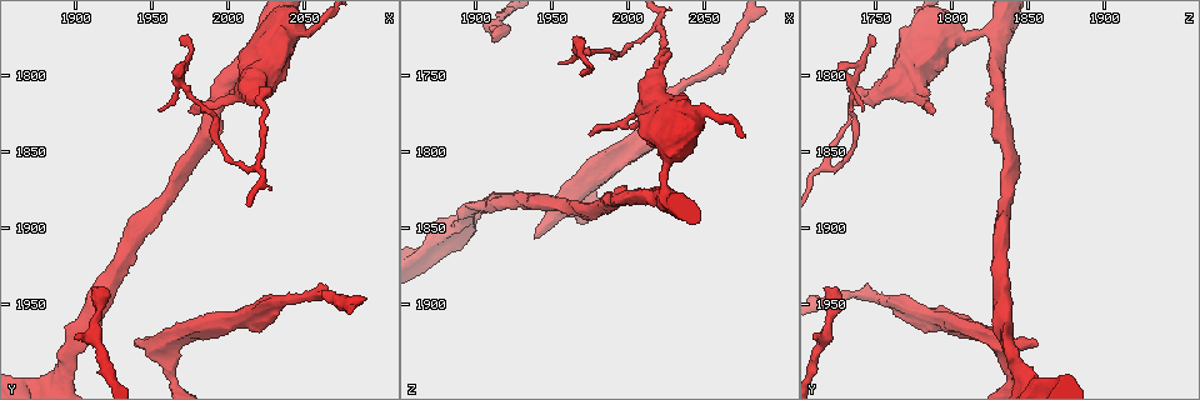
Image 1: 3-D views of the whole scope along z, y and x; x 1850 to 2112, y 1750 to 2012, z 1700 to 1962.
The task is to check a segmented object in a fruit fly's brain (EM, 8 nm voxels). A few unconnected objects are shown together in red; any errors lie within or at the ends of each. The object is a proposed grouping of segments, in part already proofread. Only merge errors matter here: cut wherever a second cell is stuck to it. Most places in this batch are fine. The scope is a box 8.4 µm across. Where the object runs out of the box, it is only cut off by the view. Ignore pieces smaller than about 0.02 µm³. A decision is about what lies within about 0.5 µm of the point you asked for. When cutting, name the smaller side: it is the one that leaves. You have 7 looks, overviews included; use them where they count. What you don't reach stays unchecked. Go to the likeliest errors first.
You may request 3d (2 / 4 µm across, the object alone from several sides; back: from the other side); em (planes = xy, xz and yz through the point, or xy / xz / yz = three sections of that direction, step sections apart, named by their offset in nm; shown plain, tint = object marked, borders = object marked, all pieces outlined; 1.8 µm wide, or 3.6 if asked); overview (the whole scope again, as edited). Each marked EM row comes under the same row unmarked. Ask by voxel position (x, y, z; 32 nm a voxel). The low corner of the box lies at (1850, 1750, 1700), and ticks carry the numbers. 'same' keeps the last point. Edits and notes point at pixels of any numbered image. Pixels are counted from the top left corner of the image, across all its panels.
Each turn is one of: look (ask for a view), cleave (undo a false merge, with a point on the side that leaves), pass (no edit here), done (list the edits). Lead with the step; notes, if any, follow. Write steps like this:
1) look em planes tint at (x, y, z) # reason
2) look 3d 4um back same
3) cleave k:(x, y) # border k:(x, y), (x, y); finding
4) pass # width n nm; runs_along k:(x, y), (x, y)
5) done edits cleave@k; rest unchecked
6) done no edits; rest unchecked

look 3d 4um at (1970, 1806, 1736)

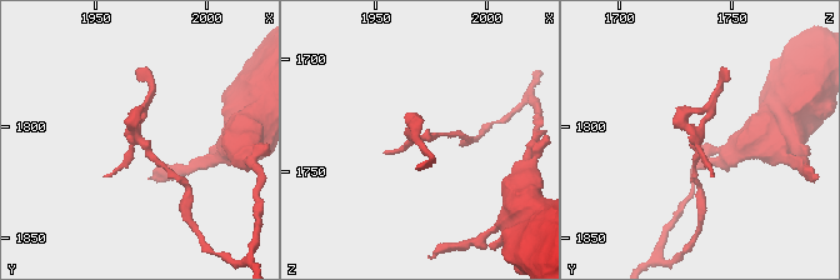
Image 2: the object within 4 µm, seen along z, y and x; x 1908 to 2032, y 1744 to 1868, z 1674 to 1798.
look em xz step 16 borders at (1968, 1805, 1736)

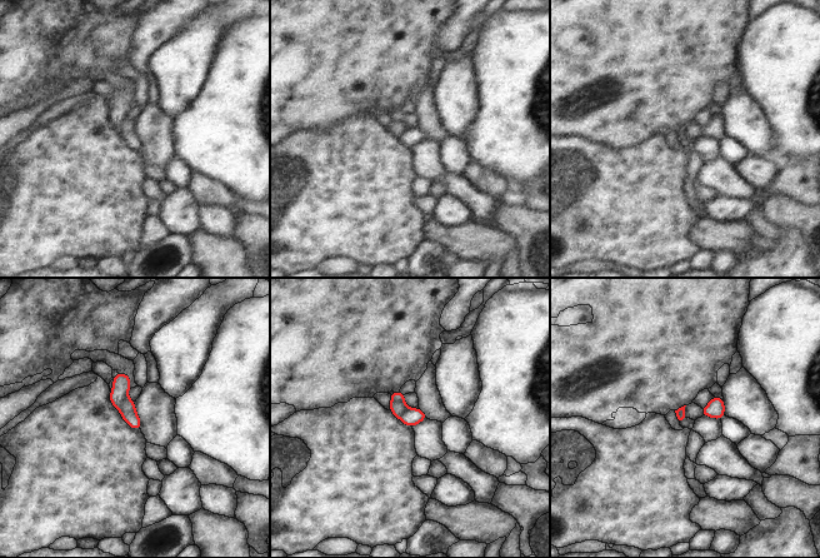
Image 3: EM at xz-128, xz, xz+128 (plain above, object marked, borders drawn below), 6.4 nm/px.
look em planes borders same # cut it another way

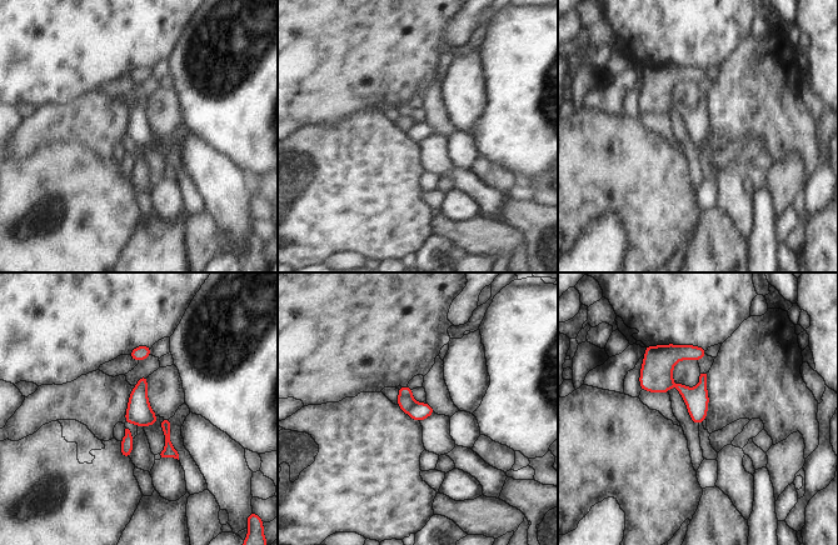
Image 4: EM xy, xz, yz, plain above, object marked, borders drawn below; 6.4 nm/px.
pass # width 120 nm; one cell here

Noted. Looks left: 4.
look em planes tint at (2024, 1774, 1824) # thick turns thin

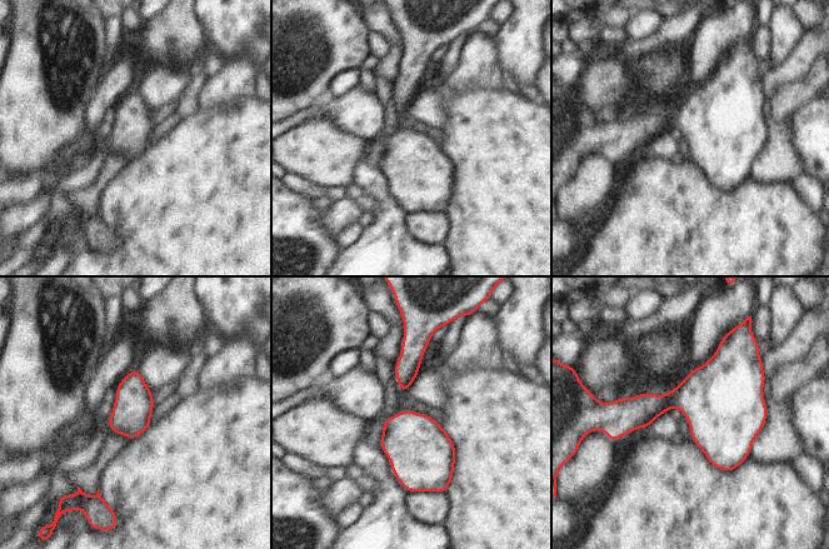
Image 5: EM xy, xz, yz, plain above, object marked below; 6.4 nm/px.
pass # continuous, no second cell

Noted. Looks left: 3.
look 3d 4um at (2020, 1852, 1718) # abrupt turn

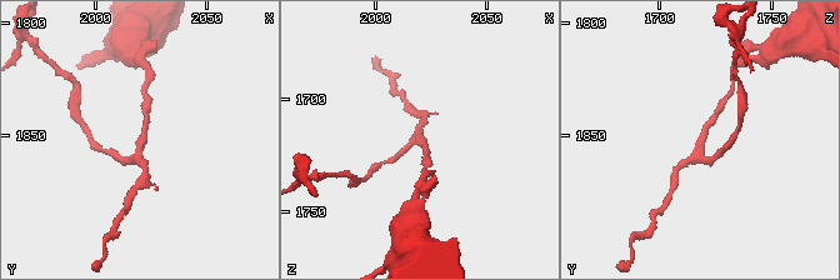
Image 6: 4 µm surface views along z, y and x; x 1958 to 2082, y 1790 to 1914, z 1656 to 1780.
look em planes borders at (2020, 1855, 1720)

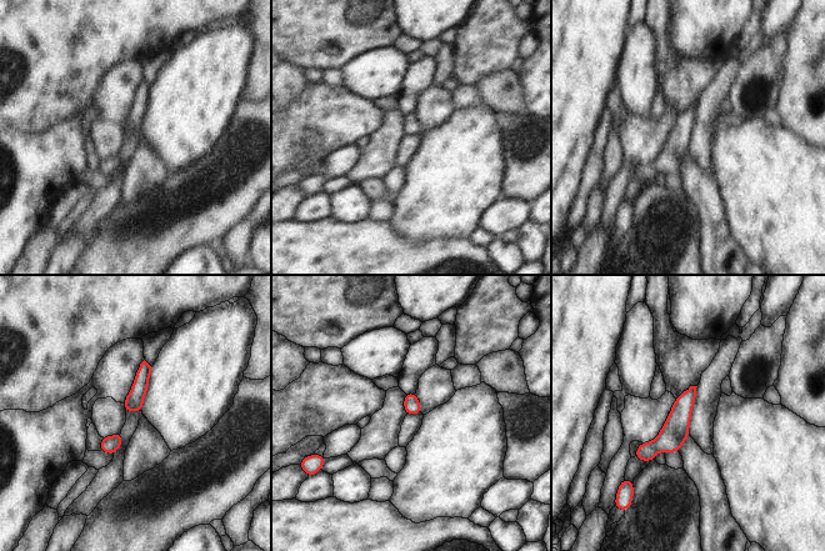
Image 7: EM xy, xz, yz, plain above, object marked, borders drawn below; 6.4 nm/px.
pass # runs_along 7:(693, 389), (676, 425), (638, 454); continuous, no second cell

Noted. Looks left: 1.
done no edits; rest unchecked

